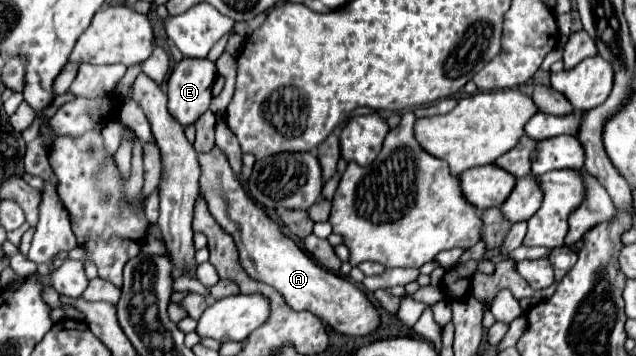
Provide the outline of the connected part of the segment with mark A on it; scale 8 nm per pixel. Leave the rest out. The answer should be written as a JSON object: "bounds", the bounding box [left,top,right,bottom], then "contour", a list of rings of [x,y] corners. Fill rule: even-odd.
{"bounds":[198,146,380,336],"contour":[[[214,146],[210,152],[198,154],[200,162],[200,196],[206,200],[210,214],[228,232],[238,248],[242,268],[256,280],[274,286],[290,308],[308,310],[320,320],[330,324],[336,332],[348,336],[366,336],[380,324],[378,310],[370,304],[364,292],[360,292],[350,280],[318,266],[302,248],[282,234],[280,226],[248,198],[236,174],[232,172],[226,154]]]}

